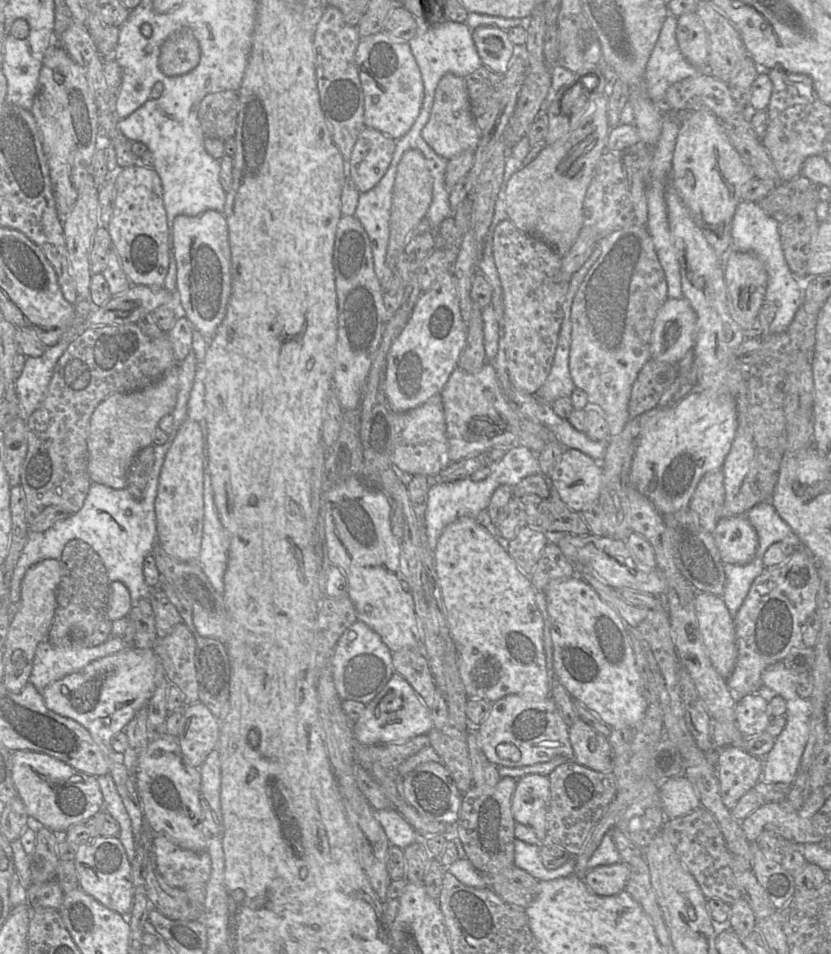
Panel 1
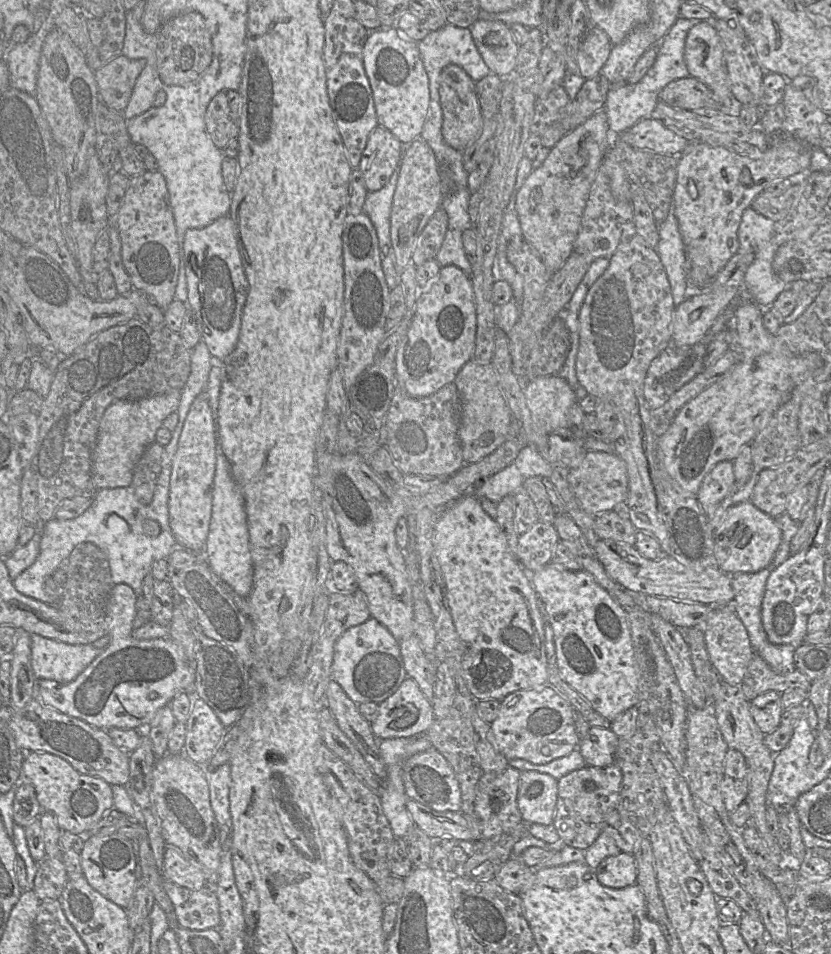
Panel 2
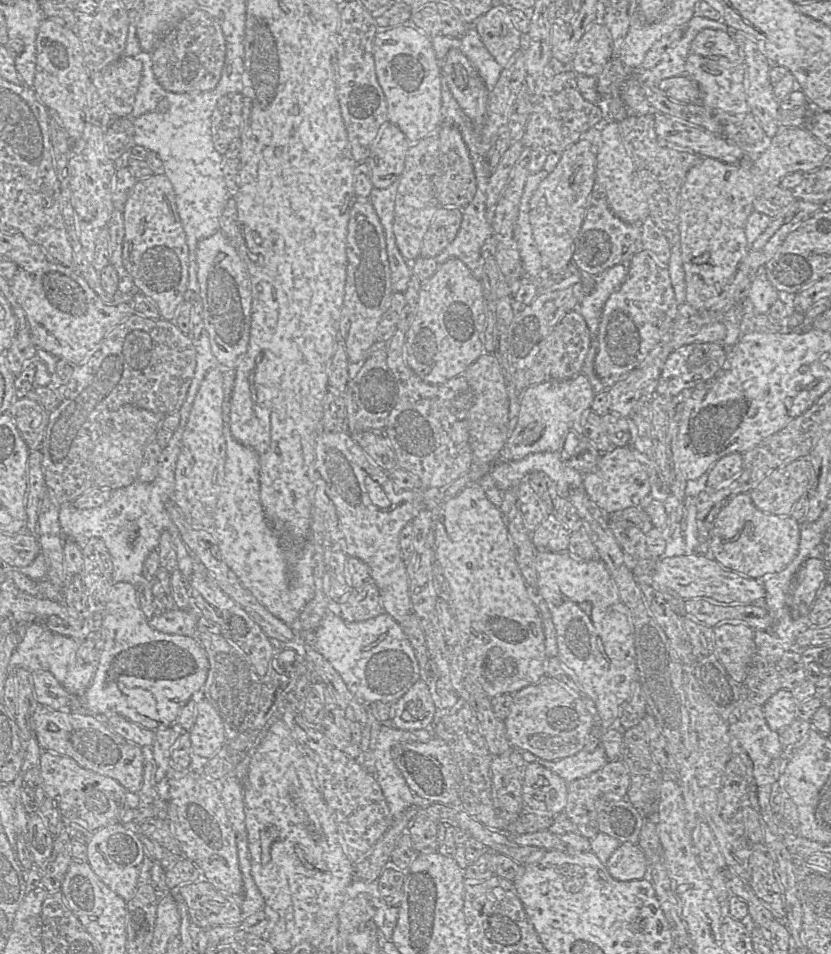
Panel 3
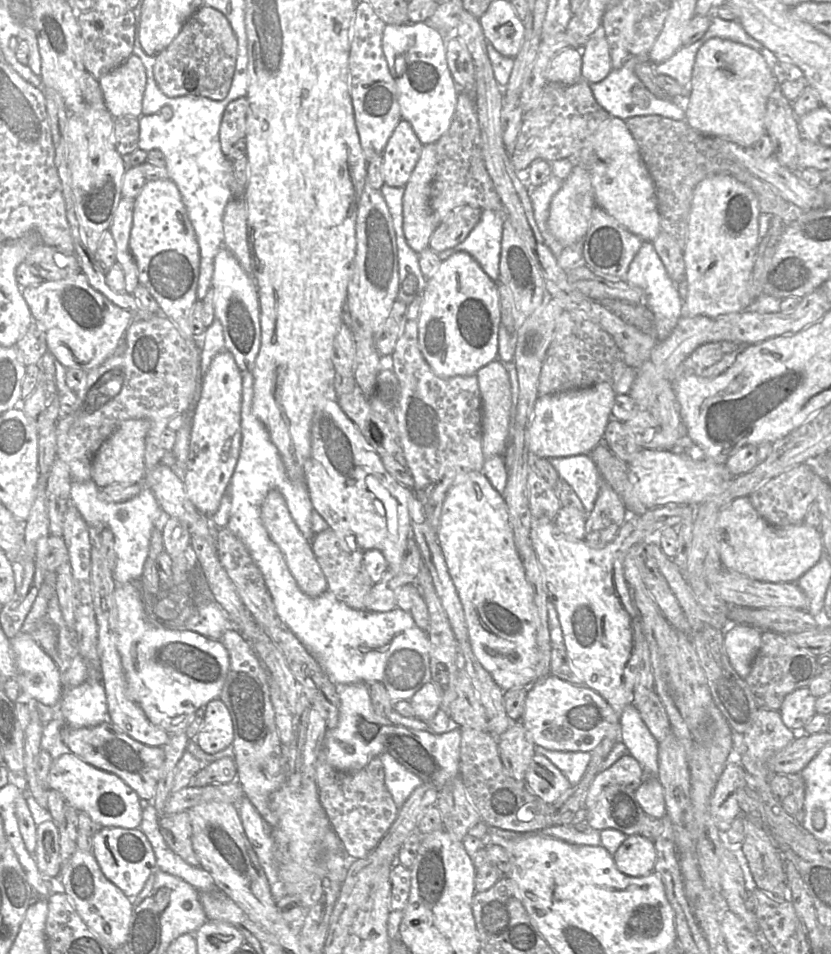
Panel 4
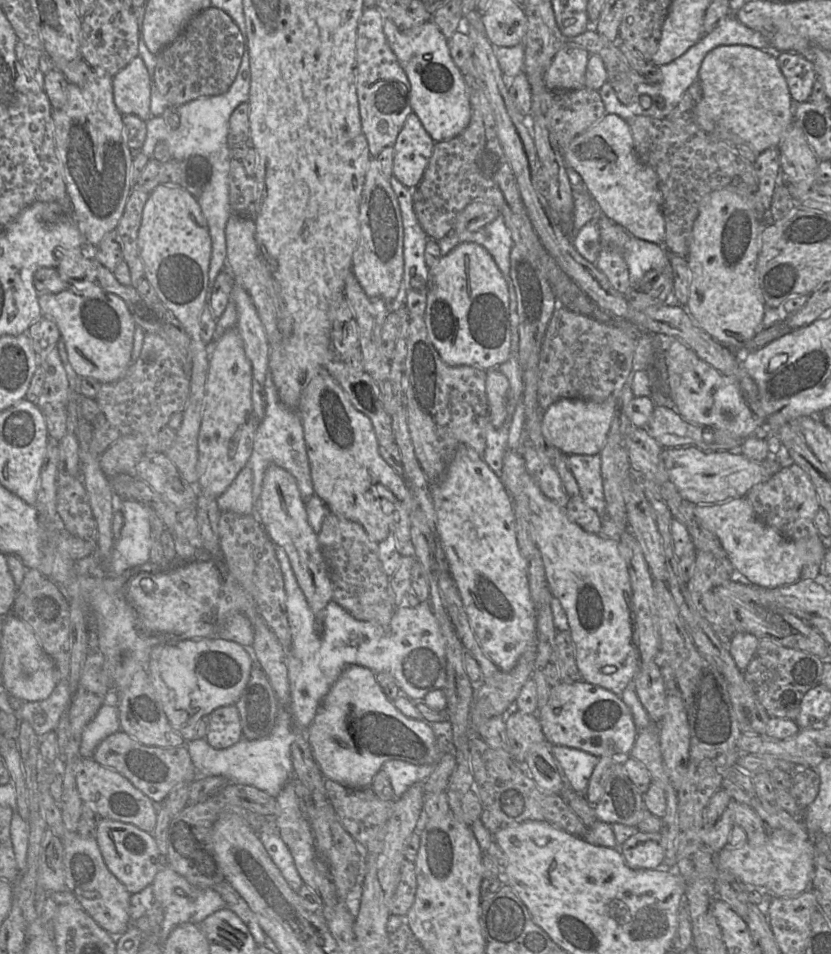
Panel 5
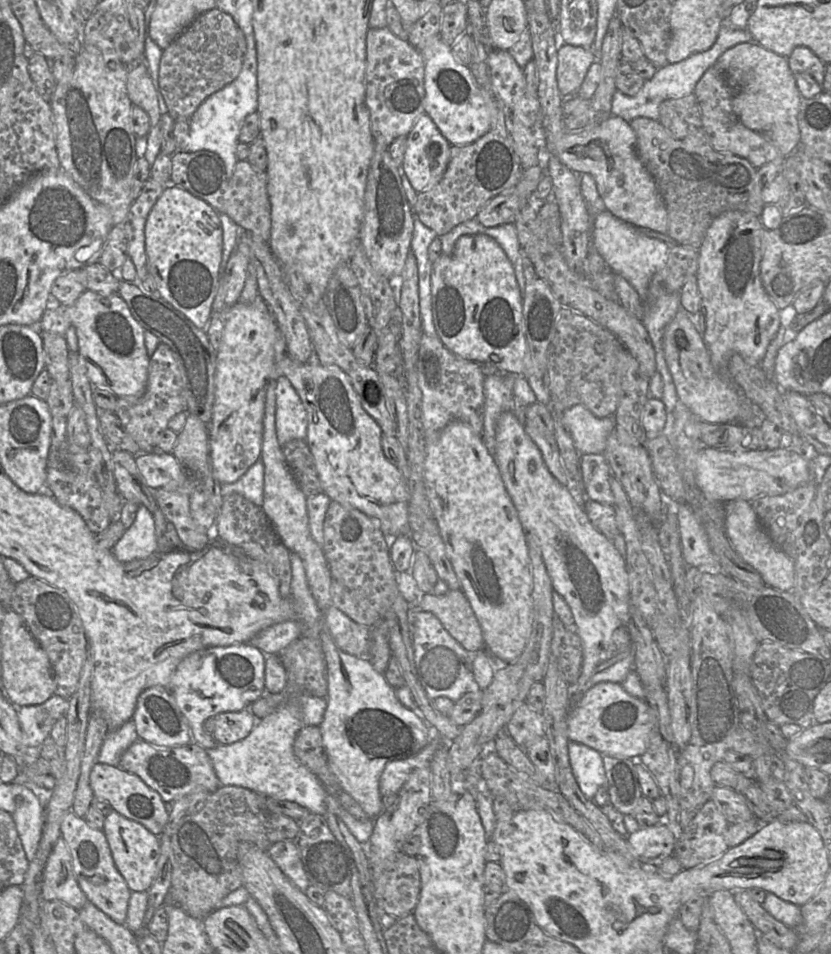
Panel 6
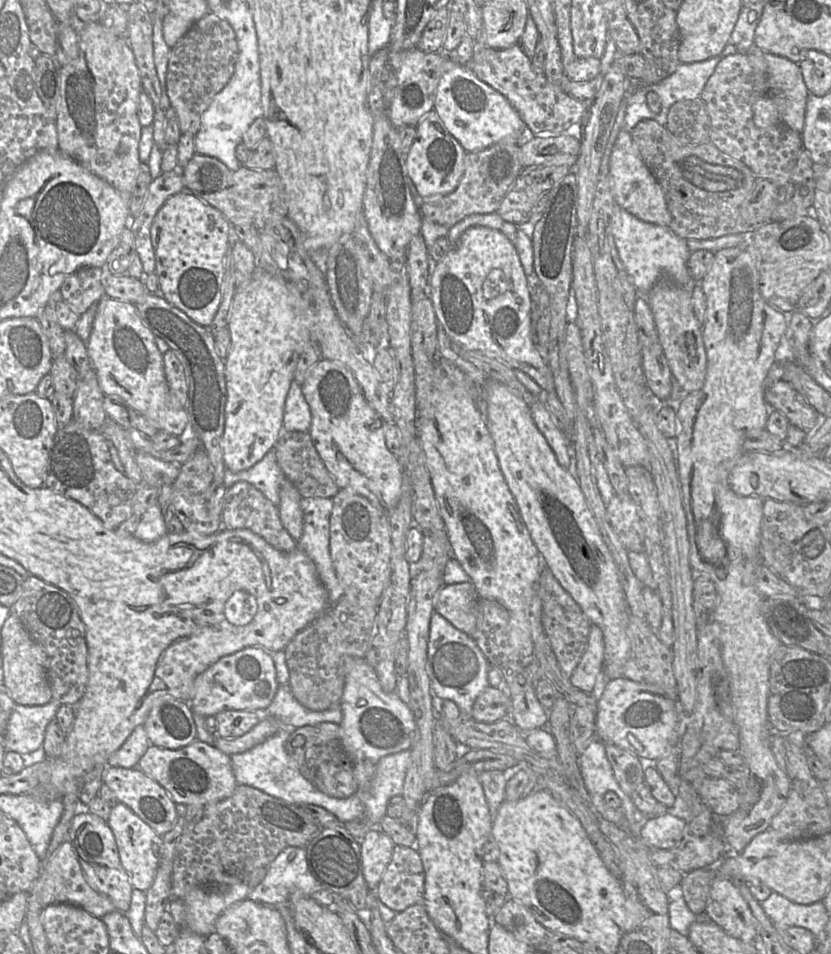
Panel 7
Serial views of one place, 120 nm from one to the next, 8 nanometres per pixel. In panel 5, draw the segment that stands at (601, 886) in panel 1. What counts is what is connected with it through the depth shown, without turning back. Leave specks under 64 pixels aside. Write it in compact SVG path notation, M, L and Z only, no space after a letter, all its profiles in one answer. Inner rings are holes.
M637 831L621 845L620 852L631 869L664 868L664 848L660 832Z

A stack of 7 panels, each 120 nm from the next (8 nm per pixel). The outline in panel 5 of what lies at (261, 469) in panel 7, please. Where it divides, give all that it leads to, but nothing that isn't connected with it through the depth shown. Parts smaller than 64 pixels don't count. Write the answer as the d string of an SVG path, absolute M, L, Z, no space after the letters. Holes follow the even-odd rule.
M245 466L226 491L217 498L219 510L240 515L255 513L252 498L252 479L251 469Z

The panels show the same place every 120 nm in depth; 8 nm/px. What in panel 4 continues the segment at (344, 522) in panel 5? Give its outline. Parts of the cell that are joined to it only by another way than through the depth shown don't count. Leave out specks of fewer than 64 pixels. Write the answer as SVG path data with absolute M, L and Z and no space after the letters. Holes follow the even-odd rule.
M329 527L315 533L311 544L315 558L326 577L328 591L351 609L366 610L366 597L374 584L363 567L365 551L356 545L354 538L341 538Z

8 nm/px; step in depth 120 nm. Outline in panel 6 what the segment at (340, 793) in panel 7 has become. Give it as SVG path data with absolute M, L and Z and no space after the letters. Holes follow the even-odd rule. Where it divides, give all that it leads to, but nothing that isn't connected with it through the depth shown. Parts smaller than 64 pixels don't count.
M304 726L295 737L293 752L326 790L331 793L338 793L341 790L330 769L319 726Z

